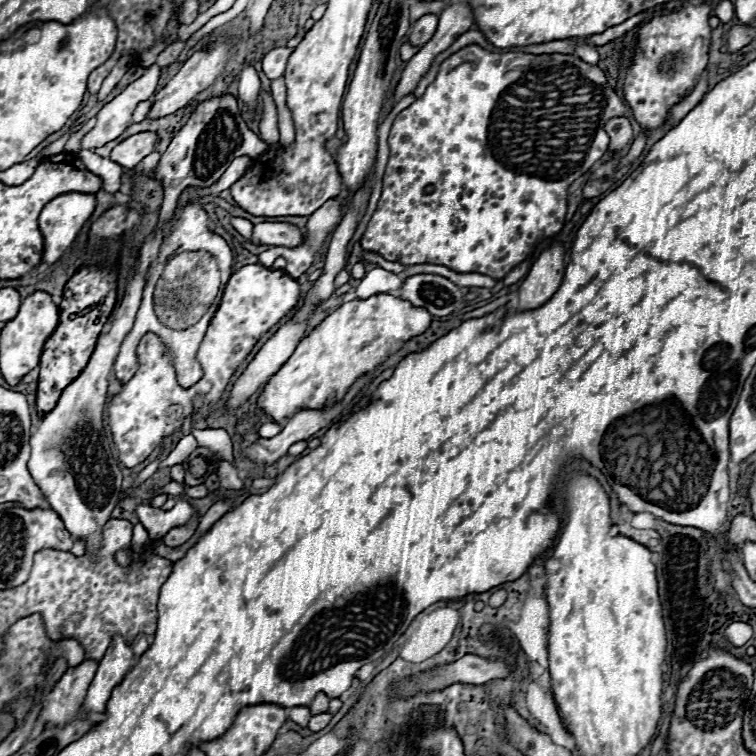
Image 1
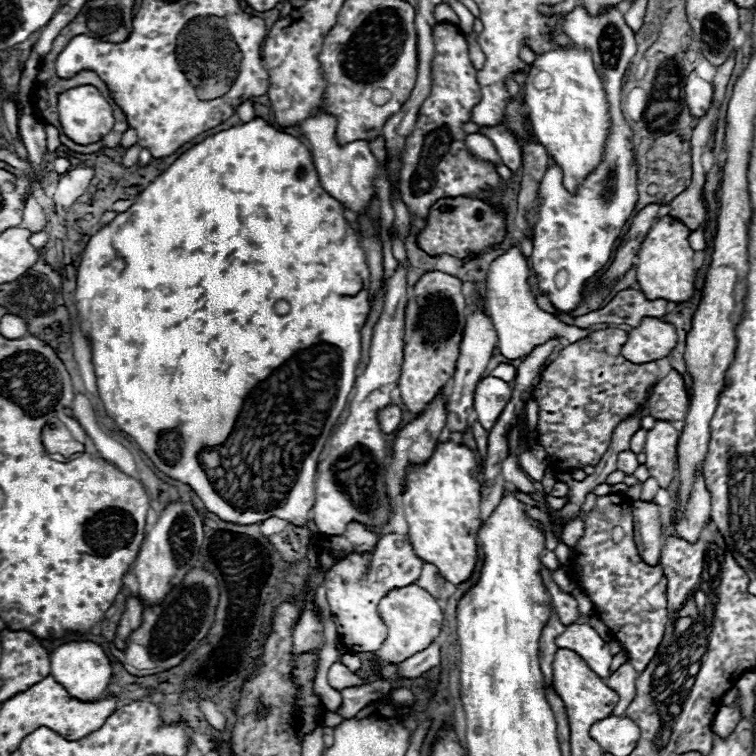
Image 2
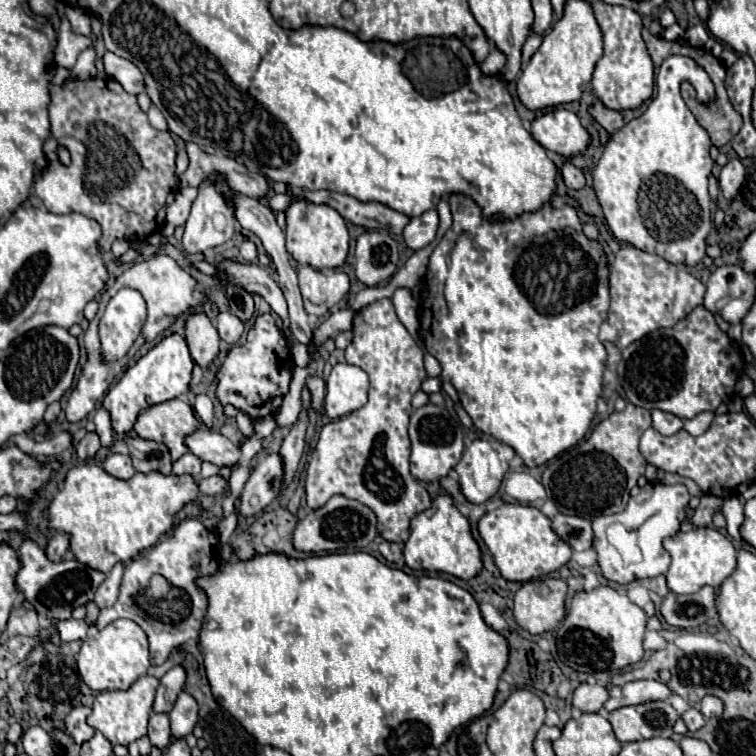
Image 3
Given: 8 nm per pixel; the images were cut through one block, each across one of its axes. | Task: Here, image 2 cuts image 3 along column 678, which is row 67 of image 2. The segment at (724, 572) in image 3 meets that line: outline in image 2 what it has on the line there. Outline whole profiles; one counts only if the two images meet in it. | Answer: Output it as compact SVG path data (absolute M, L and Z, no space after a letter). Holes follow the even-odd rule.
M556 44L554 50L538 54L526 78L526 104L536 138L564 170L564 186L574 192L586 174L600 162L610 130L608 100L592 64L592 52L576 44Z

